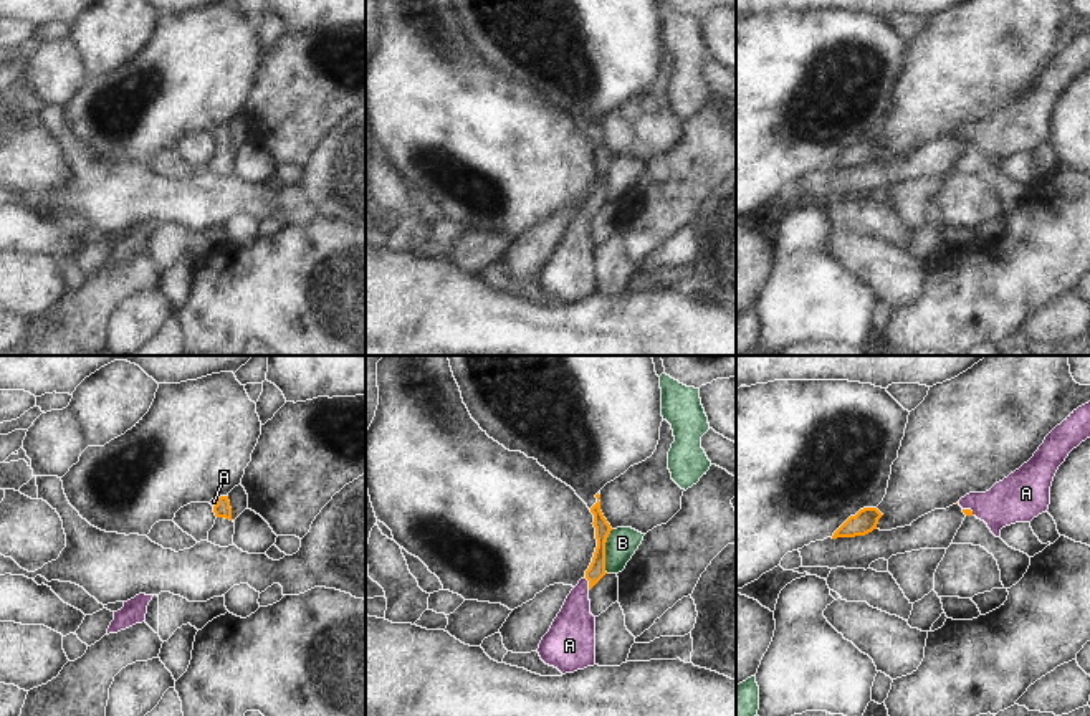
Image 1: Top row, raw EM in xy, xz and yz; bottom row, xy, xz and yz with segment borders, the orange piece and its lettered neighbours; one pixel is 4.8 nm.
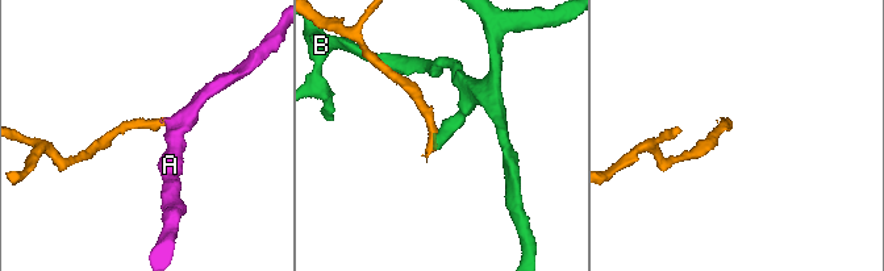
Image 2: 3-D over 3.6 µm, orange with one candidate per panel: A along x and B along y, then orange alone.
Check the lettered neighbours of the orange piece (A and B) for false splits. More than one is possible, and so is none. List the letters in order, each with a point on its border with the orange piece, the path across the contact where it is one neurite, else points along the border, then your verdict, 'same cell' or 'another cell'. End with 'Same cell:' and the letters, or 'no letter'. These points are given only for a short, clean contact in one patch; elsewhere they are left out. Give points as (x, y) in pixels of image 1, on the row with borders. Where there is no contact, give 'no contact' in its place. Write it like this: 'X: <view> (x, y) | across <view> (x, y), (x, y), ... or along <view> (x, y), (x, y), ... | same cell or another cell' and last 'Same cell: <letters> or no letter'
A: xz (589, 584) | across xz (596, 571), (589, 584), (579, 594), (573, 632) | same cell
B: xz (604, 551) | along xz (612, 529), (606, 543), (606, 572) | another cell
Same cell: A

